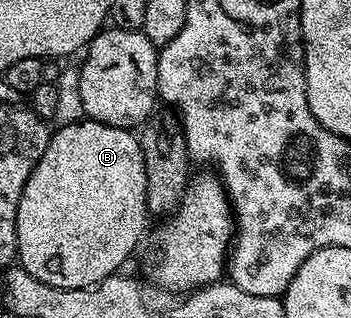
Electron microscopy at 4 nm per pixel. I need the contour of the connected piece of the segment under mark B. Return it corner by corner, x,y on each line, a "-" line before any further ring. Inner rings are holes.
75,120
73,124
60,124
59,127
49,135
48,145
38,158
38,166
30,174
26,186
22,190
22,198
18,202
18,218
16,219
16,254
19,267
25,268
38,282
46,282
50,286
59,288
77,288
78,286
94,286
94,282
102,282
102,278
114,276
119,273
121,266
127,260
133,259
132,251
144,232
144,223
150,220
148,210
148,191
146,190
146,166
142,158
140,142
135,131
127,128
115,128
106,126
97,120

